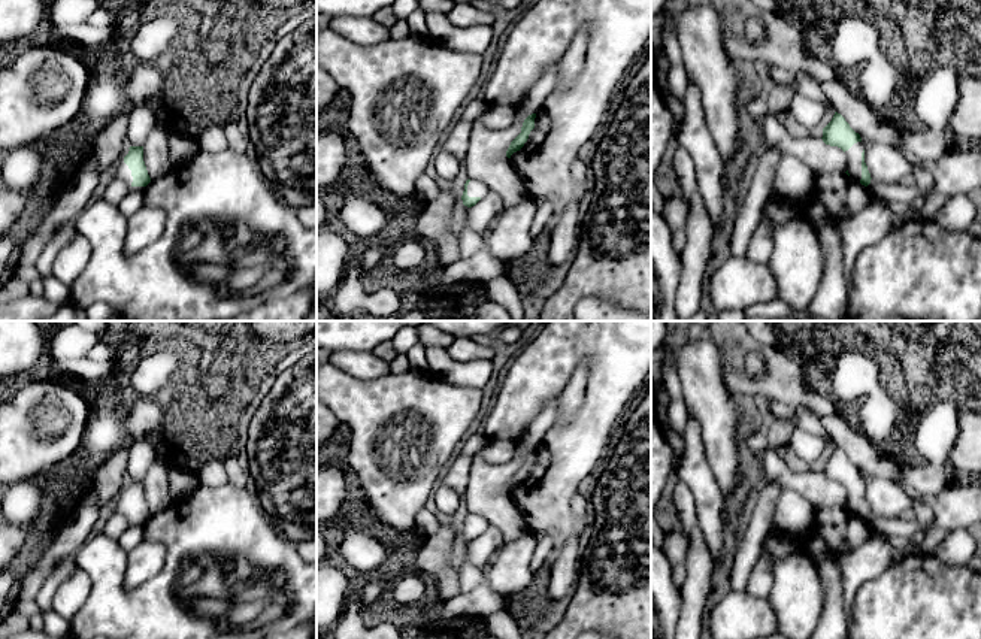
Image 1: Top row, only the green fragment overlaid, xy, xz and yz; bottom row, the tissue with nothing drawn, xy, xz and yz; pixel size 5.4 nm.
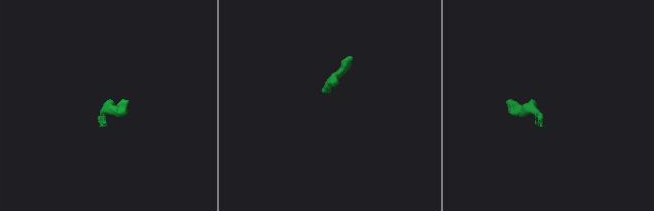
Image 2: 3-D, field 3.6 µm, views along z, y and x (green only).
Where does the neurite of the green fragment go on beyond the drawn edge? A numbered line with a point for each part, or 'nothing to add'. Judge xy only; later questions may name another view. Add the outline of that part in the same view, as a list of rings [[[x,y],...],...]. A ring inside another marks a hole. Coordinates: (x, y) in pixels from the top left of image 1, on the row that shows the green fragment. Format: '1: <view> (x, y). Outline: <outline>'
1: xy (120, 170). Outline: [[[124,149],[118,161],[115,163],[112,172],[109,173],[110,178],[118,178],[125,182],[128,191],[142,193],[146,187],[133,187],[133,176],[128,166],[124,163],[124,157],[128,154],[130,149]]]

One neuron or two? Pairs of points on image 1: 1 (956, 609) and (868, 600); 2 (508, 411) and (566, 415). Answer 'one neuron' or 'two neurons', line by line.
1: one neuron
2: two neurons

